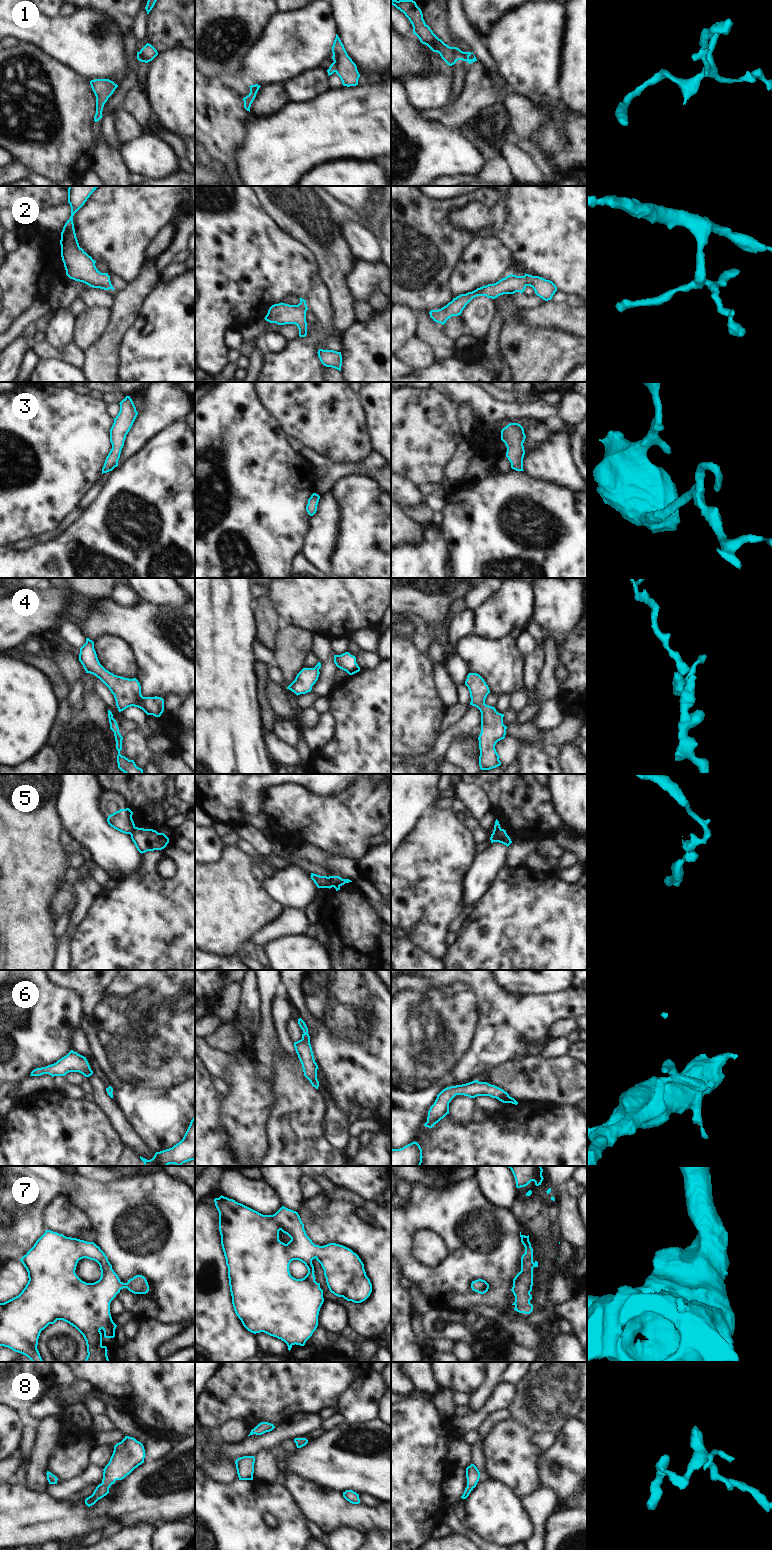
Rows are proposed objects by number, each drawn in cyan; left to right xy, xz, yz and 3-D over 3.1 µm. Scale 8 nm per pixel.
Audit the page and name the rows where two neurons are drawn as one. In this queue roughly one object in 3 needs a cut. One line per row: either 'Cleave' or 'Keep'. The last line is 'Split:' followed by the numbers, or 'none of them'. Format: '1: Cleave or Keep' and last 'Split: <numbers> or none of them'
1: Cleave
2: Keep
3: Keep
4: Keep
5: Cleave
6: Keep
7: Keep
8: Keep
Split: 1, 5

